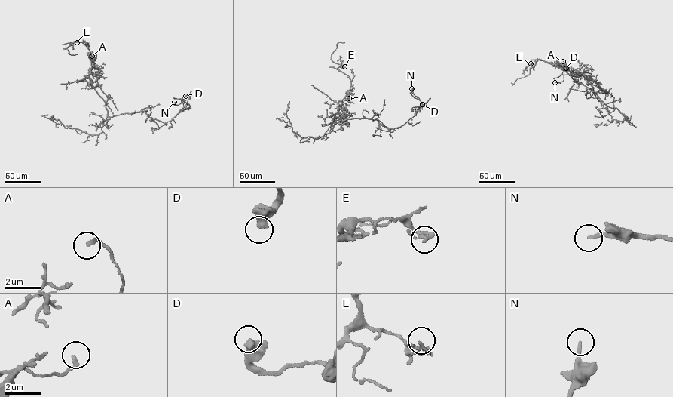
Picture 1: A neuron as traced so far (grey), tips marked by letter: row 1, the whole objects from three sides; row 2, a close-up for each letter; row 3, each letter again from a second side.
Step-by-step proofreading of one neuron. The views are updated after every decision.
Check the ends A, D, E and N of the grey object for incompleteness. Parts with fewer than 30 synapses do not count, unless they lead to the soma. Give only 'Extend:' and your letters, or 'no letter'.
Extend: no letter

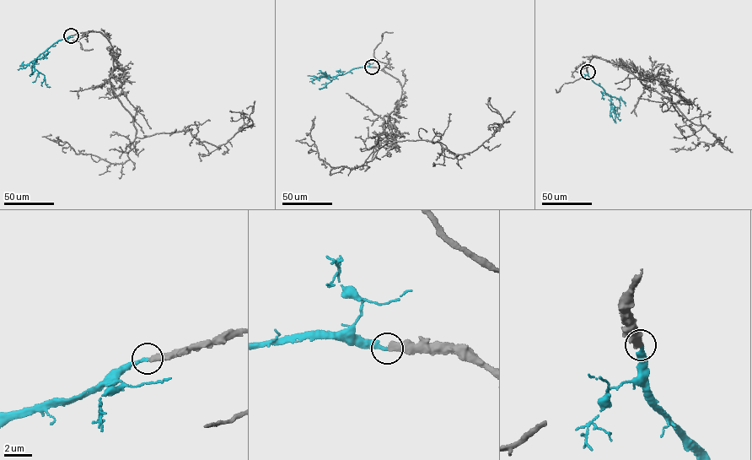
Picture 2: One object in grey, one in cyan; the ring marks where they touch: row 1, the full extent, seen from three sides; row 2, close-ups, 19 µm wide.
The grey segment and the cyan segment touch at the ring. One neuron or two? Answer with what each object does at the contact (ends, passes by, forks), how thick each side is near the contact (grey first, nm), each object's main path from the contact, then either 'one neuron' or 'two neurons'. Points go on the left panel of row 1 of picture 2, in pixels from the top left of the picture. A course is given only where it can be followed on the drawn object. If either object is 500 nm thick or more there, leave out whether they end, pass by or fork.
grey ends; cyan ends; calibres 480 and 280 nm; course grey (71, 35), (96, 31), (110, 41), (110, 80), (137, 138), (189, 130), (219, 146), (253, 123), (231, 117); course cyan (71, 35), (53, 43), (34, 61), (34, 67), (44, 75), (45, 84), (50, 87); one neuron

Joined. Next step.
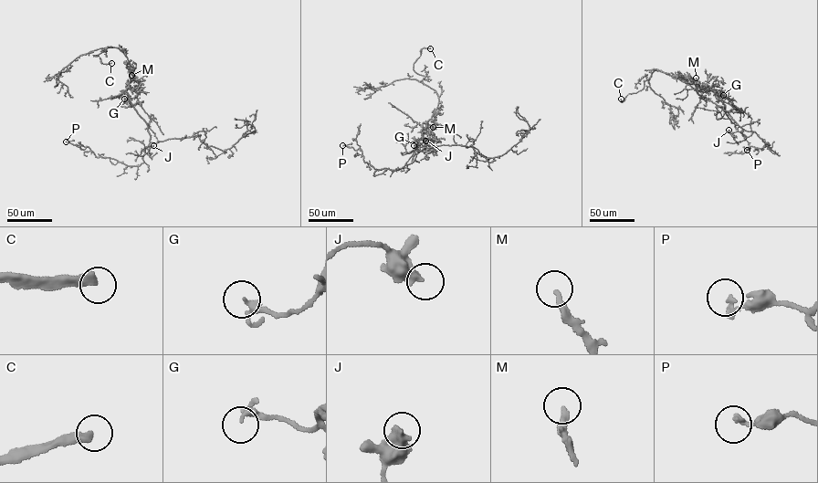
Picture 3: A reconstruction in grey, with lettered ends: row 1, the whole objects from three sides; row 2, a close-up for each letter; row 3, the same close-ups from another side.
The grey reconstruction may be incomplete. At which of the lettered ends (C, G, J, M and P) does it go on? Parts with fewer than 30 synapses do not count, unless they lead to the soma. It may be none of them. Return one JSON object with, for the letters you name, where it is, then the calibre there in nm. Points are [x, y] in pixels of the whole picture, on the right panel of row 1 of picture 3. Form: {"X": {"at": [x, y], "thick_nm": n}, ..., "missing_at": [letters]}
{"C": {"at": [621, 99], "thick_nm": 360}, "M": {"at": [696, 78], "thick_nm": 240}, "missing_at": ["C", "M"]}

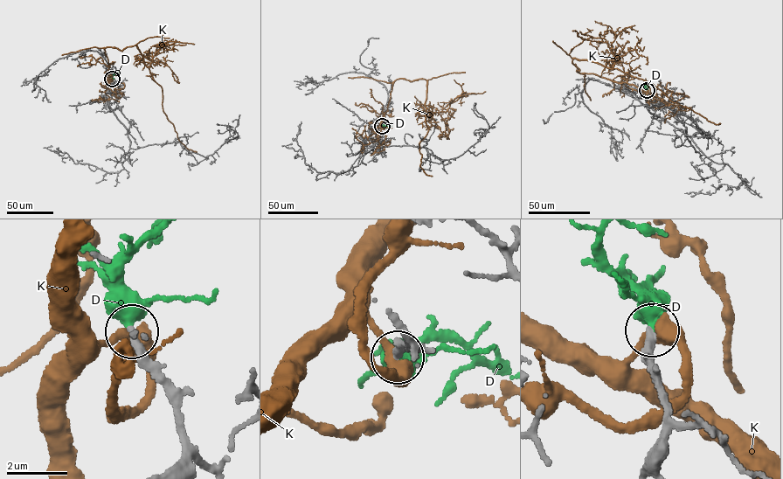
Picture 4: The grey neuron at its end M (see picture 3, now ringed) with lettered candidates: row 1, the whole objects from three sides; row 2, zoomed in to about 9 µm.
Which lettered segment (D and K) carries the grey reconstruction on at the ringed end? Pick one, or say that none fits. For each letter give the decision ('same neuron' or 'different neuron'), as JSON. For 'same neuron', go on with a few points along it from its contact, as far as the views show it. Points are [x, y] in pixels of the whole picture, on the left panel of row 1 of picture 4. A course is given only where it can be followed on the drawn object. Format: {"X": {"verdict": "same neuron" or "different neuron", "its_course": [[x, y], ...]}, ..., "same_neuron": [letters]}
{"D": {"verdict": "same neuron"}, "K": {"verdict": "different neuron"}, "same_neuron": ["D"]}

